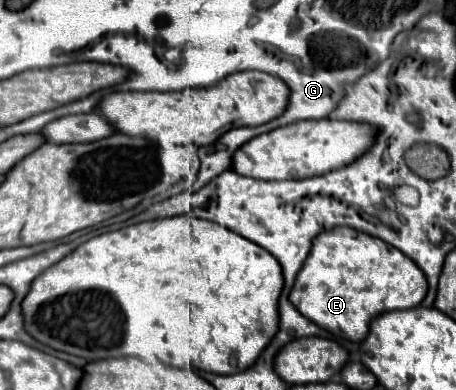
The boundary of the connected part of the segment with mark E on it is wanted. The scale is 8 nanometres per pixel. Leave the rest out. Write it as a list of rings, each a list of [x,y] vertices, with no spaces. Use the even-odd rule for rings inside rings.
[[[337,226],[317,234],[313,240],[311,252],[295,278],[289,300],[305,318],[331,332],[335,338],[357,342],[367,336],[373,318],[389,310],[415,308],[425,294],[425,274],[411,258],[405,258],[397,248],[375,236]]]

